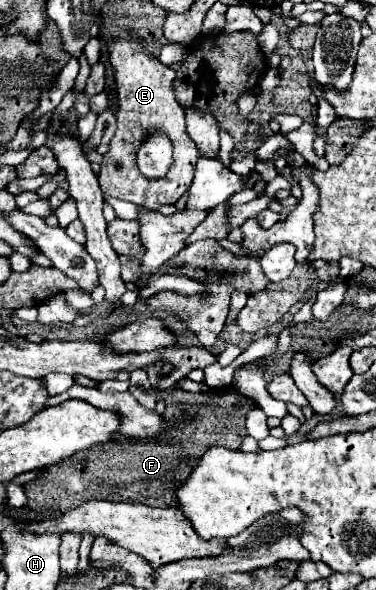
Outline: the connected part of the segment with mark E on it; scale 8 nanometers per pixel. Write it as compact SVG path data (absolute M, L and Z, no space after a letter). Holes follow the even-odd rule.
M120 32L120 40L116 40L110 46L110 62L116 70L120 106L116 112L118 128L110 140L110 150L104 154L104 162L98 172L98 182L106 196L158 210L162 206L176 204L178 198L190 188L198 152L196 152L196 144L186 134L184 108L174 98L174 90L172 90L174 70L164 66L158 58L152 58L136 42L138 42L136 36L132 36L130 32ZM154 132L164 132L174 146L172 168L168 170L168 176L162 176L160 180L148 180L138 170L136 163L136 152L140 144Z

